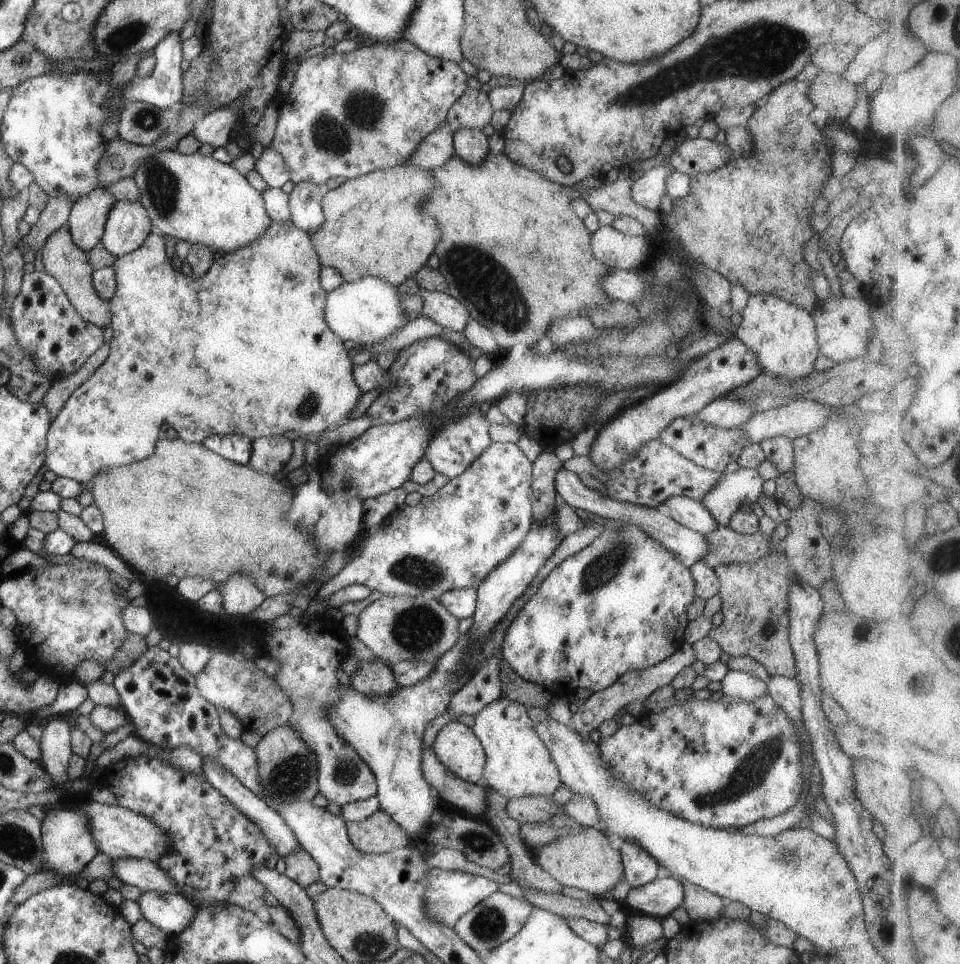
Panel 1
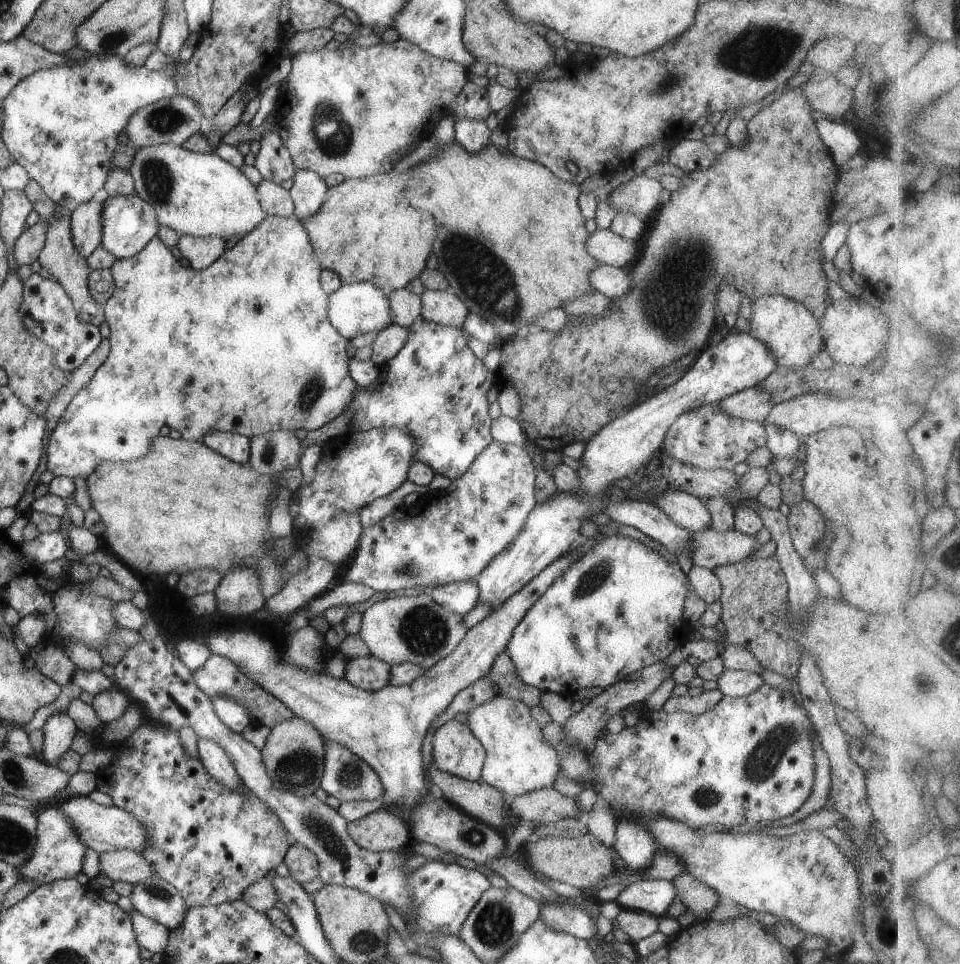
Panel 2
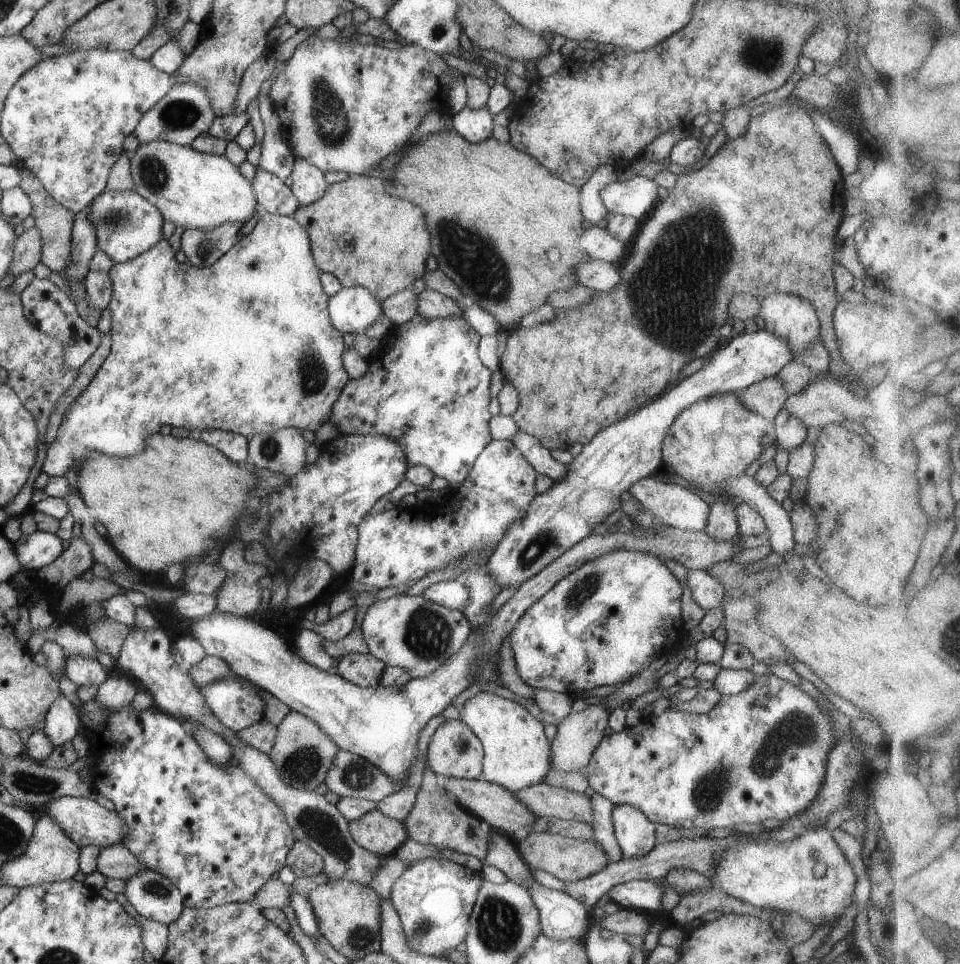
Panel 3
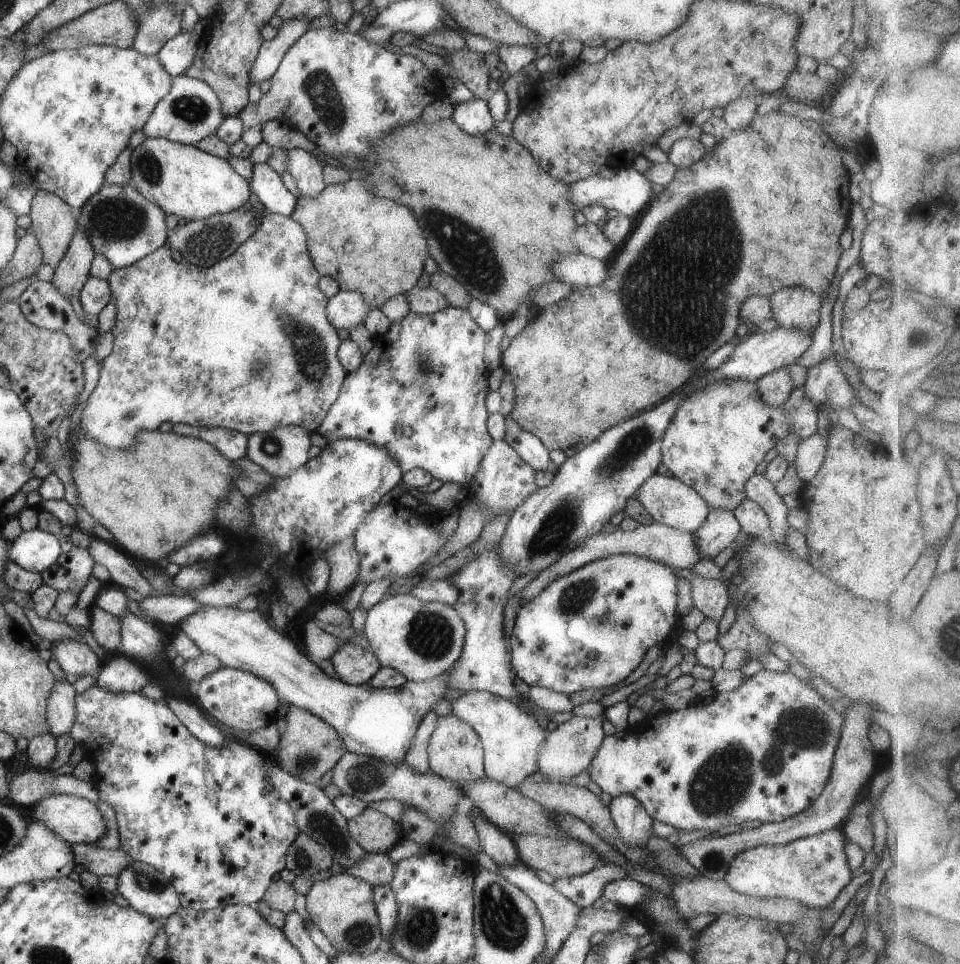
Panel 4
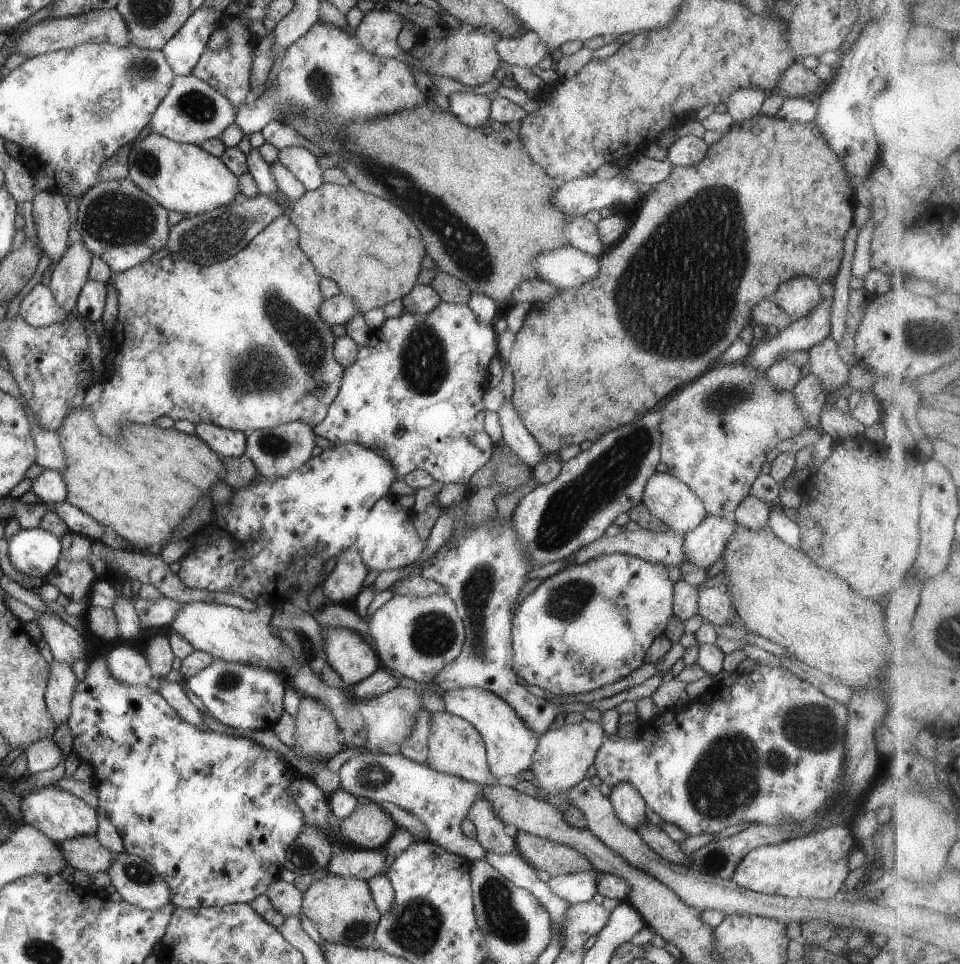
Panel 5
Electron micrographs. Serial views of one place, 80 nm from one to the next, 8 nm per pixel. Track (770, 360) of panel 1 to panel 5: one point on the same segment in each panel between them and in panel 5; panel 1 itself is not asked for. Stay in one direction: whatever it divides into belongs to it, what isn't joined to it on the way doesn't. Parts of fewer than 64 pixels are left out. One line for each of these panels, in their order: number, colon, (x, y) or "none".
2: (793, 334)
3: (794, 320)
4: (796, 307)
5: (797, 296)

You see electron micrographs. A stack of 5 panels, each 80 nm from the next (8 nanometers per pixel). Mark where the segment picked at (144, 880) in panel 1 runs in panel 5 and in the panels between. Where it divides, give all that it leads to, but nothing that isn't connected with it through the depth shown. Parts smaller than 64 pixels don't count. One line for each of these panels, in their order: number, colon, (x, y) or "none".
2: (127, 866)
3: (115, 862)
4: (99, 861)
5: (85, 853)

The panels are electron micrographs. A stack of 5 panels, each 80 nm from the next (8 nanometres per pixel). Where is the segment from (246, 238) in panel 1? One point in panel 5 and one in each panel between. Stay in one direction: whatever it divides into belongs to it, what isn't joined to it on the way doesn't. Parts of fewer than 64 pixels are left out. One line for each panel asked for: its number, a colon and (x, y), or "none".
2: (196, 194)
3: (195, 190)
4: (183, 180)
5: (179, 176)

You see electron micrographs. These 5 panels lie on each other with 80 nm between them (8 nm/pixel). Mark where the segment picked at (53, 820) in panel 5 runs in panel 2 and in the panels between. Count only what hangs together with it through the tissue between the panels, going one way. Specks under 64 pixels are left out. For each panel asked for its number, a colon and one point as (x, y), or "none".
2: (104, 829)
3: (86, 822)
4: (77, 820)

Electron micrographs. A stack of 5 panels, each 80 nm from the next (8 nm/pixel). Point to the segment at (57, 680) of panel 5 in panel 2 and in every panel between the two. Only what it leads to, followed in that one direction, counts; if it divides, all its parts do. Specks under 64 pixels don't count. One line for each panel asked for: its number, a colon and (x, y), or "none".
2: (59, 730)
3: (62, 724)
4: (62, 710)

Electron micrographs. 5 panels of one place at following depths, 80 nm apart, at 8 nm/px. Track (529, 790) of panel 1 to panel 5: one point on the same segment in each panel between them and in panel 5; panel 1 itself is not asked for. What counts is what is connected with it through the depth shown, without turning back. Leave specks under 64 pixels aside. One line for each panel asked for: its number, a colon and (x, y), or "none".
2: (518, 760)
3: (517, 754)
4: (511, 739)
5: (510, 744)

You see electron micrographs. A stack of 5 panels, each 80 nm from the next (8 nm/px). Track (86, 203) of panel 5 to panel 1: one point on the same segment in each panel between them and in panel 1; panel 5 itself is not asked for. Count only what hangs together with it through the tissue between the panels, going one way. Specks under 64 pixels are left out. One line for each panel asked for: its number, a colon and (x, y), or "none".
1: (128, 224)
2: (128, 223)
3: (126, 225)
4: (122, 225)

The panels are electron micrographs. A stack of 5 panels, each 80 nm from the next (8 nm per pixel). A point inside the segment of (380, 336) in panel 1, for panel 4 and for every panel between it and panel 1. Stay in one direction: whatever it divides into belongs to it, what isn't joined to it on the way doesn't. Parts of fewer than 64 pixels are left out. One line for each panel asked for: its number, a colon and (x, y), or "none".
2: (354, 309)
3: (352, 309)
4: (347, 309)

